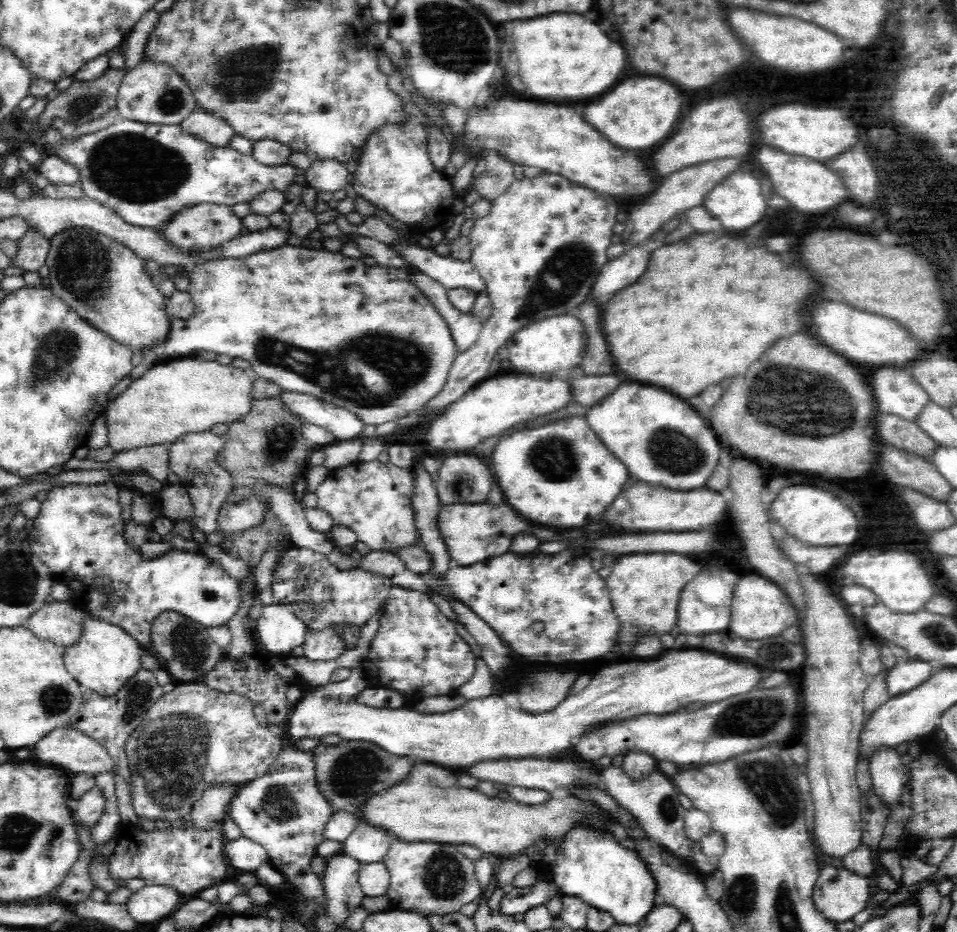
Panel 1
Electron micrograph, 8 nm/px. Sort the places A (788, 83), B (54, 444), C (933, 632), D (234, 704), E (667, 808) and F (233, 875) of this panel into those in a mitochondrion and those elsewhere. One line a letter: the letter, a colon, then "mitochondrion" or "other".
A: other
B: other
C: mitochondrion
D: other
E: mitochondrion
F: other

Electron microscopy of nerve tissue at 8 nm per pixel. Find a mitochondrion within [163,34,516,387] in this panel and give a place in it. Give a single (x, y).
(241, 77)

